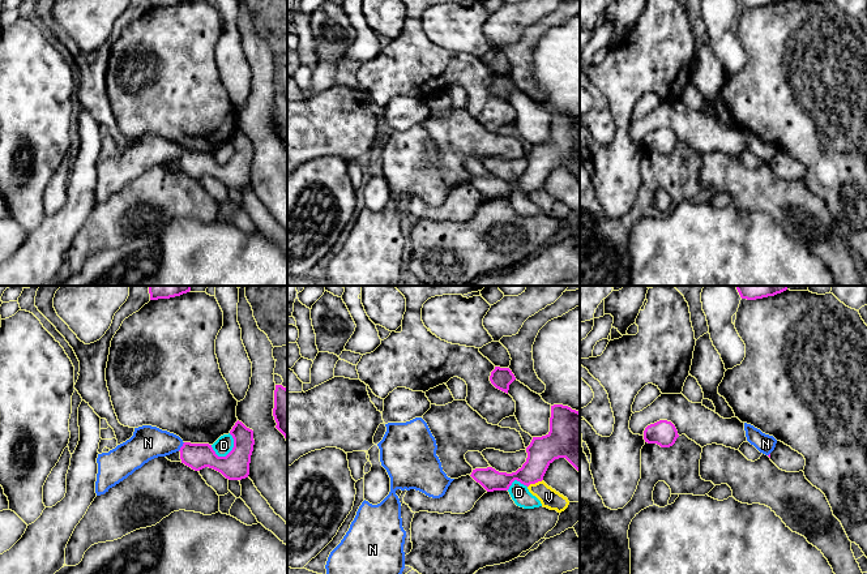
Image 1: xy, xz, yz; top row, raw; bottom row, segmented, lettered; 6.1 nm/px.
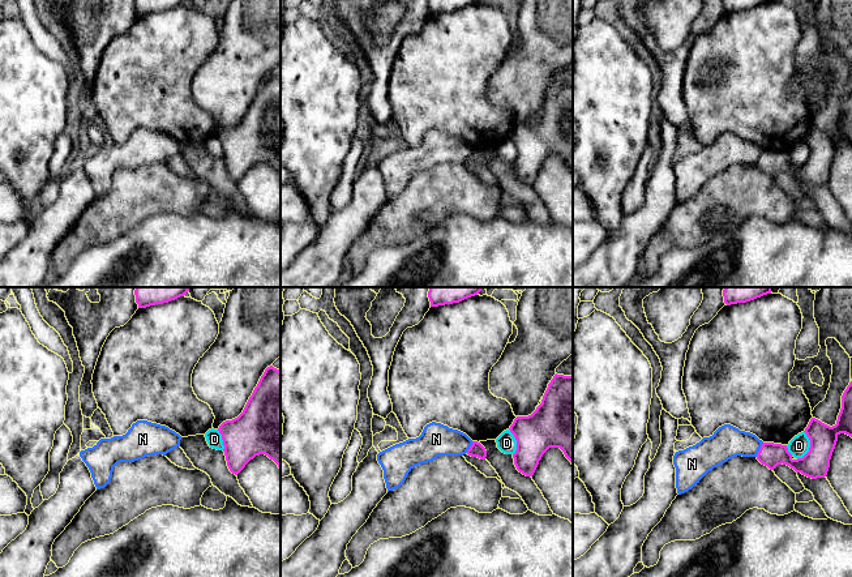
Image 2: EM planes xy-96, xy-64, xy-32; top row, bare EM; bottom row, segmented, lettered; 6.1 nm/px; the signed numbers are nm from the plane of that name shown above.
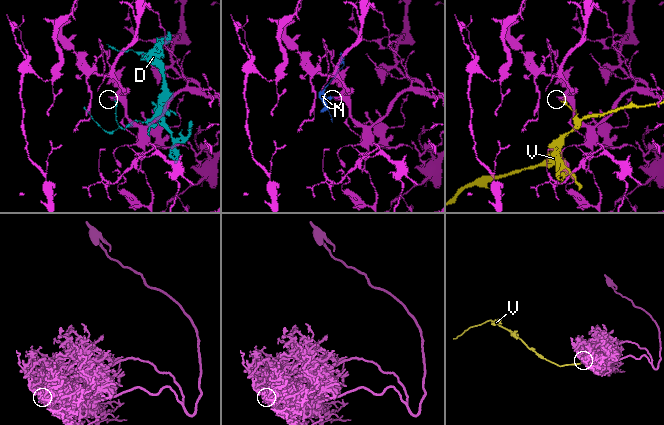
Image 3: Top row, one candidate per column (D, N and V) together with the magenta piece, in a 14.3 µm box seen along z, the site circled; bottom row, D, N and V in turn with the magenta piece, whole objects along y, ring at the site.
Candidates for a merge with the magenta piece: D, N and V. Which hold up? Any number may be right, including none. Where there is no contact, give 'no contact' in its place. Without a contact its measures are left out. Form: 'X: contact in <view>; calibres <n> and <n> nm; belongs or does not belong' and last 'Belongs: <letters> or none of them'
D: contact in xy; calibres 180 and 110 nm; does not belong
N: contact in xy; calibres 160 and 200 nm; does not belong
V: contact in xz; calibres 180 and 120 nm; does not belong
Belongs: none of them

